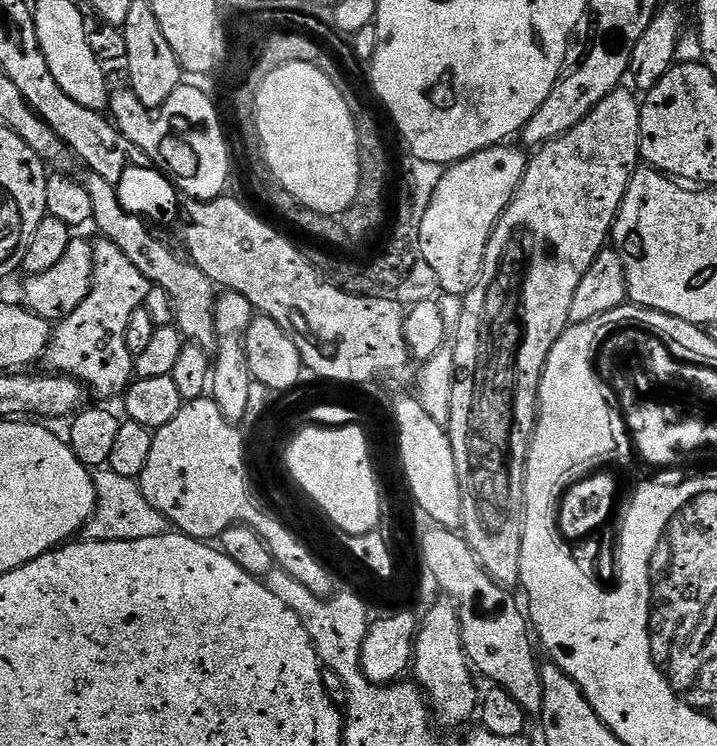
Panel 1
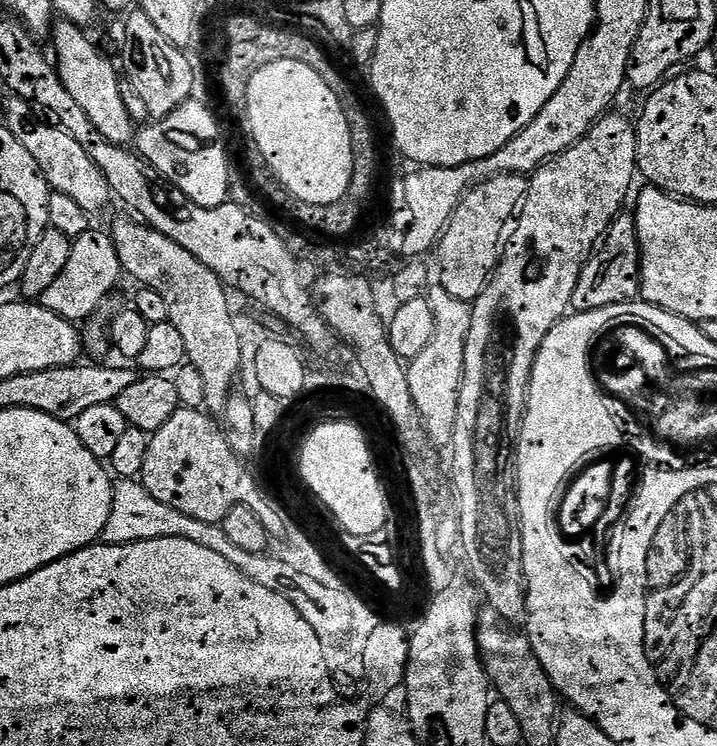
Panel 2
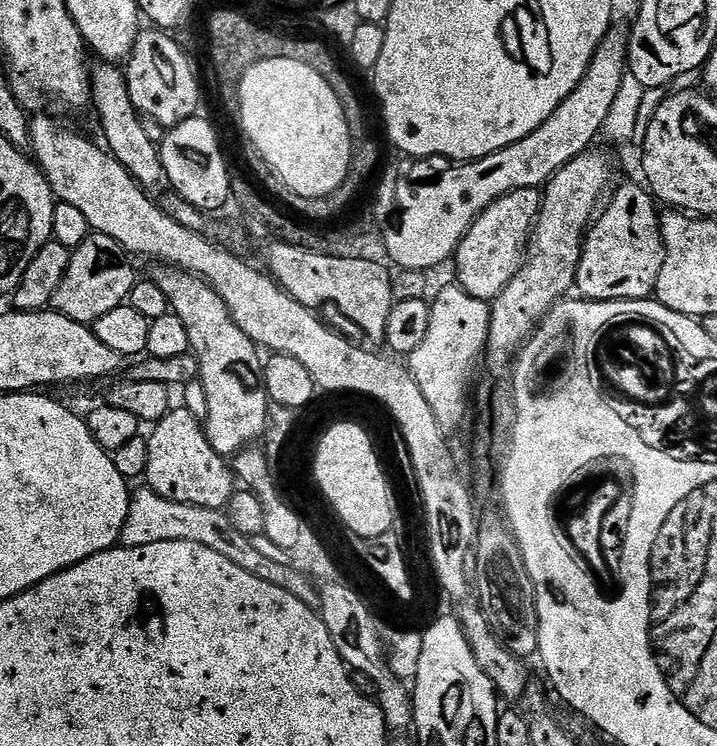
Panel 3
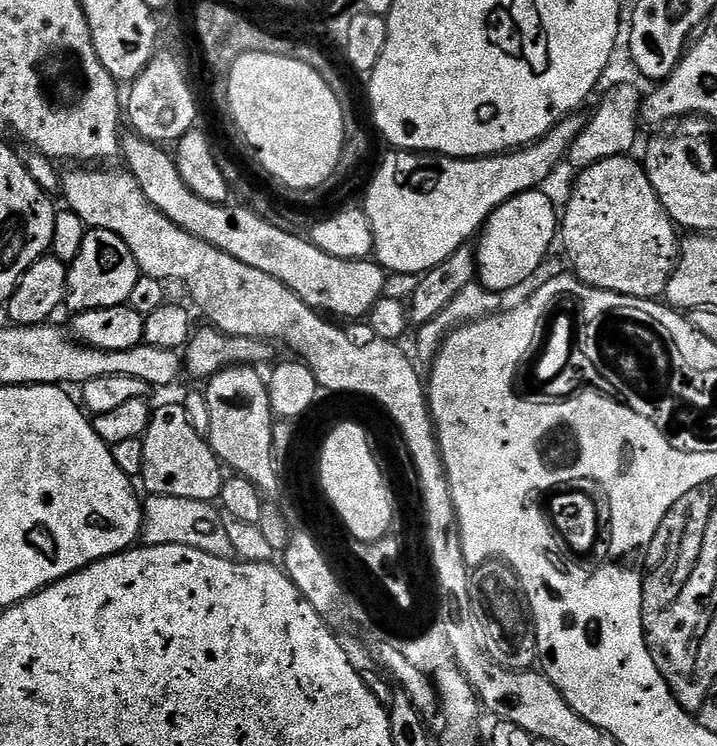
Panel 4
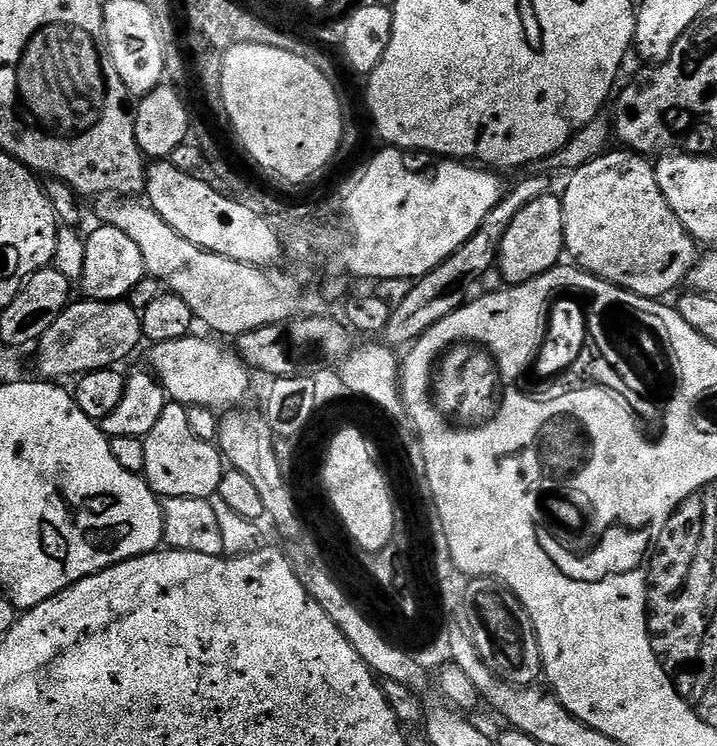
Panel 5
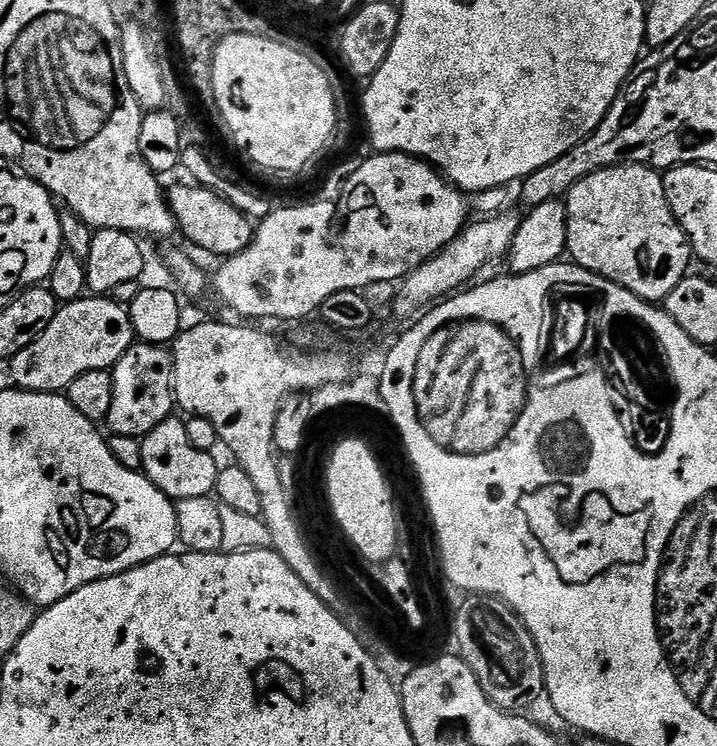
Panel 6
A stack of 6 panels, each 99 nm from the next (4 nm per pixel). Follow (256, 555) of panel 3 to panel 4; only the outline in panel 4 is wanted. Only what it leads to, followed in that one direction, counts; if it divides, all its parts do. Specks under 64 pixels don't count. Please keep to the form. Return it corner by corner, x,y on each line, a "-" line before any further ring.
149,495
147,499
142,504
144,509
142,540
145,545
190,546
194,550
214,554
218,558
233,559
232,536
224,529
225,521
222,519
221,509
215,503
173,496

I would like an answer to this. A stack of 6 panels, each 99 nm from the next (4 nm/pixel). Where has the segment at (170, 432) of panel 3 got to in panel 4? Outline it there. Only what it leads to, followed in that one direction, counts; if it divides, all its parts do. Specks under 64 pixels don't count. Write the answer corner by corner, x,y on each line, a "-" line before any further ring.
183,403
164,404
152,413
152,420
148,424
142,437
144,441
144,480
145,493
154,496
173,496
174,498
190,498
191,500
215,501
220,495
226,476
222,471
222,465
217,460
212,447
205,437
200,436
194,426
190,426
190,418
186,418
186,410

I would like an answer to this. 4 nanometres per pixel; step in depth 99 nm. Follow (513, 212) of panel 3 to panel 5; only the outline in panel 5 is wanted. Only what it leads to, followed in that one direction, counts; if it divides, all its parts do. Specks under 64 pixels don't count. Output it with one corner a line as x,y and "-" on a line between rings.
552,195
539,196
534,198
534,202
530,202
530,206
522,206
522,210
518,210
518,215
514,217
514,222
510,222
502,238
498,269
500,268
501,272
499,275
509,285
525,284
527,280
549,272
561,263
560,255
565,255
564,202
559,195

